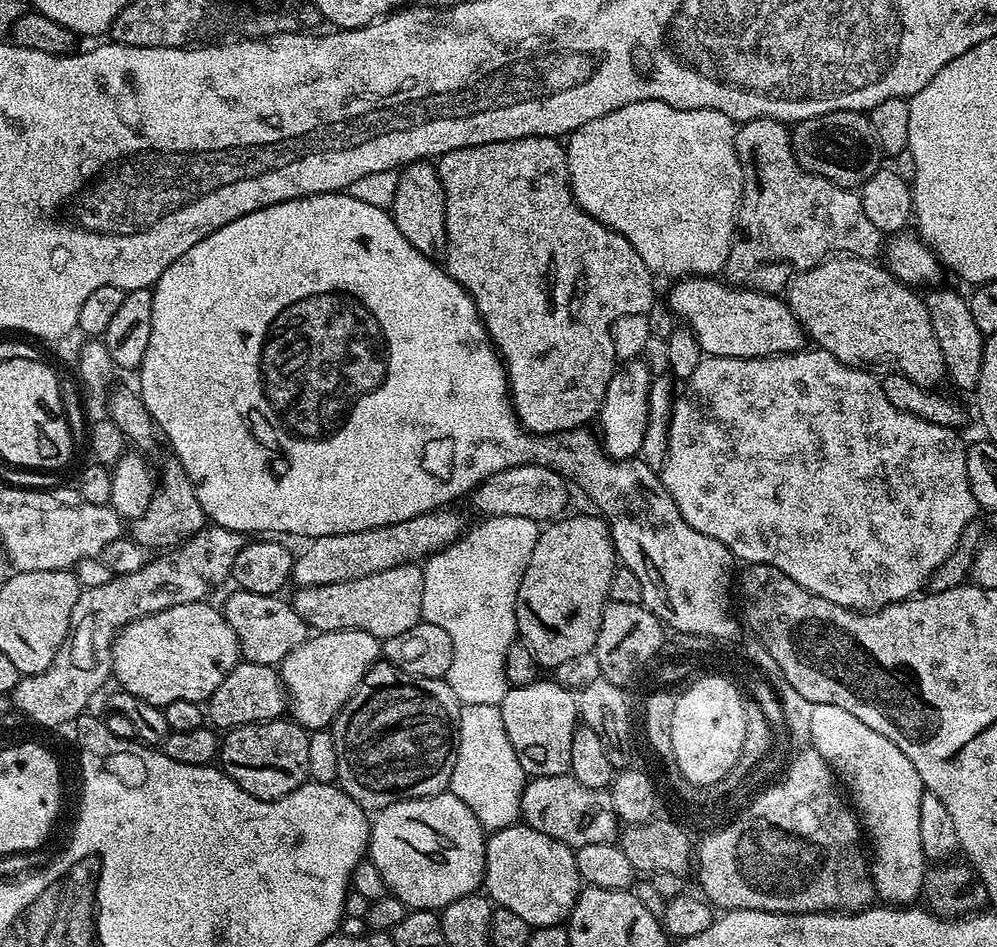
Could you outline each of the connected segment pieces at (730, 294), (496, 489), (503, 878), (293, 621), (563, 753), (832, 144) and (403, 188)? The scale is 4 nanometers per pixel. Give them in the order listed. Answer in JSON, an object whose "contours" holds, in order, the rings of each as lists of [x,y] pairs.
{"contours":[[[[686,276],[675,281],[676,284],[668,292],[668,304],[672,307],[672,312],[676,316],[681,316],[683,323],[691,328],[692,332],[698,338],[698,346],[704,356],[729,356],[730,358],[742,358],[743,360],[753,360],[754,358],[763,358],[764,356],[784,356],[787,352],[798,352],[805,347],[806,333],[804,327],[798,322],[798,318],[788,307],[787,299],[781,298],[776,294],[767,292],[755,292],[749,288],[738,288],[734,284],[725,282],[720,278],[709,278],[707,276]]],[[[523,464],[510,470],[502,470],[480,481],[479,488],[471,493],[470,501],[481,517],[517,516],[537,522],[552,522],[565,515],[568,504],[569,481],[553,468],[541,464]]],[[[523,822],[495,829],[486,840],[483,891],[493,905],[514,910],[533,928],[564,924],[582,891],[576,854],[562,842]]],[[[232,590],[228,601],[222,604],[224,617],[226,622],[230,622],[238,638],[240,655],[244,660],[255,664],[279,666],[286,658],[286,654],[290,654],[290,650],[298,650],[298,646],[302,646],[302,642],[308,640],[310,635],[308,623],[298,618],[291,603],[287,599],[283,600],[284,598],[280,594],[267,596]]],[[[537,678],[533,684],[509,687],[500,703],[502,723],[506,725],[506,738],[518,754],[525,773],[533,776],[563,776],[570,766],[570,741],[578,723],[578,700],[560,684]]],[[[827,112],[799,121],[791,133],[792,149],[800,165],[843,188],[859,189],[882,166],[880,143],[865,113]]],[[[416,160],[405,164],[396,176],[394,202],[390,209],[392,221],[402,230],[402,238],[424,256],[433,258],[443,253],[446,238],[446,202],[440,181],[440,169],[432,160]]]]}

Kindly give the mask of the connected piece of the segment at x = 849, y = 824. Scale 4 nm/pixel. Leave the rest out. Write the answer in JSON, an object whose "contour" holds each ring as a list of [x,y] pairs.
{"contour":[[[810,746],[805,747],[805,752],[791,757],[781,779],[761,793],[755,807],[735,827],[712,836],[695,852],[695,872],[700,879],[699,891],[716,910],[745,908],[782,914],[850,913],[860,912],[877,899],[870,860],[862,839],[862,825],[832,768]]]}

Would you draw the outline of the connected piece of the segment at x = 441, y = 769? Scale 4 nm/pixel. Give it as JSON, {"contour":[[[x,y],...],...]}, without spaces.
{"contour":[[[378,662],[330,725],[338,750],[339,787],[365,810],[449,791],[461,707],[447,679],[422,678]]]}

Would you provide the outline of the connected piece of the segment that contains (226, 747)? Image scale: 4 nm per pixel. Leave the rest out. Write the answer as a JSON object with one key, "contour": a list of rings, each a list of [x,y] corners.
{"contour":[[[291,718],[229,728],[220,742],[218,764],[246,794],[259,800],[277,800],[298,790],[308,780],[308,737],[305,728]]]}

